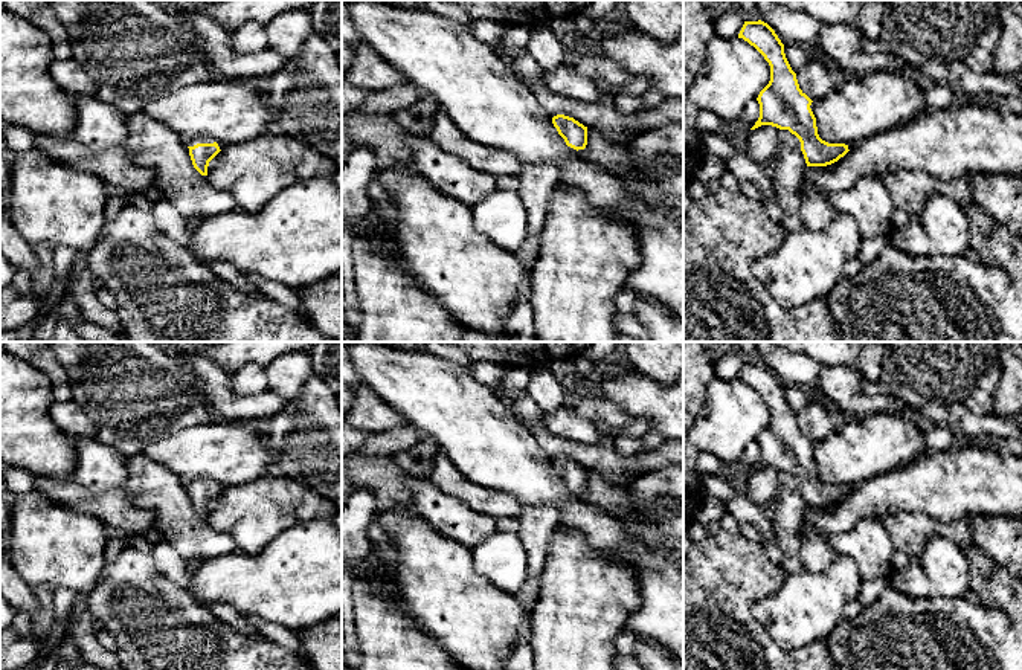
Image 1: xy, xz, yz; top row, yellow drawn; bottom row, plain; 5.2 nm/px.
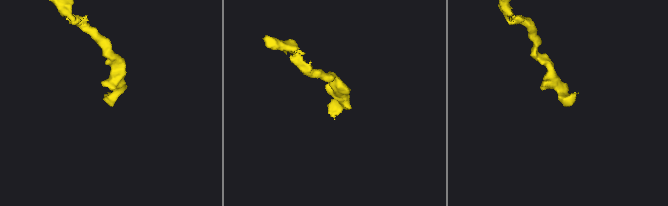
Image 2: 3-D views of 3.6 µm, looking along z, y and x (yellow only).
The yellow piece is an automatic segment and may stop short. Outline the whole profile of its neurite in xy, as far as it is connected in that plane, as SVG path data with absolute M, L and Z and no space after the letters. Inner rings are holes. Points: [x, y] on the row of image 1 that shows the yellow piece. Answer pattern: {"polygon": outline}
{"polygon": "M204 136L200 143L194 143L191 139L183 140L189 148L189 156L194 168L207 176L209 162L221 151L223 143L211 136Z"}

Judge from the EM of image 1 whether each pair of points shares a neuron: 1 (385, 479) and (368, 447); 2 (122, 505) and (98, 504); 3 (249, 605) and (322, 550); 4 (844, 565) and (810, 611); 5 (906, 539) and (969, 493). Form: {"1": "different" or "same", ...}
{"1": "different", "2": "same", "3": "same", "4": "same", "5": "different"}

